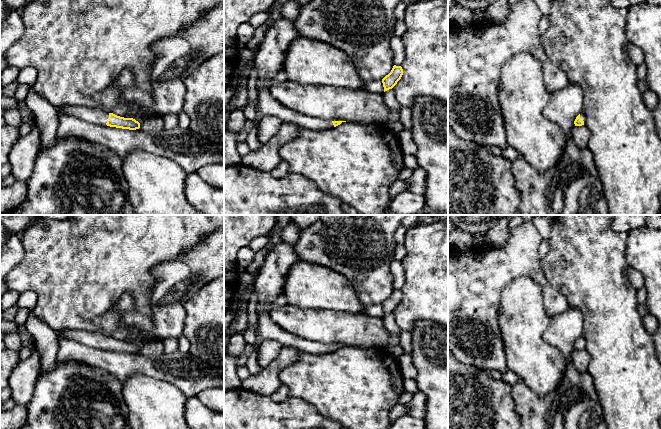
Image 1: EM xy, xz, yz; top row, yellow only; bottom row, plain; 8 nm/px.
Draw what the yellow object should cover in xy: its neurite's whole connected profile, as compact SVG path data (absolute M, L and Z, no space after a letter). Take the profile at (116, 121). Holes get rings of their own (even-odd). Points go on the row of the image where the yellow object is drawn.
M64 106L59 108L59 112L76 117L85 122L107 125L110 127L136 130L140 128L140 123L133 118L124 118L113 113L101 111L98 108L87 108L84 106Z

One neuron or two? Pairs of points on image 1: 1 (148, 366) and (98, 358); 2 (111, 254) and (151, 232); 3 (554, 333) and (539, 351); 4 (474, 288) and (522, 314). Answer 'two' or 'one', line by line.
1: one
2: one
3: two
4: two

